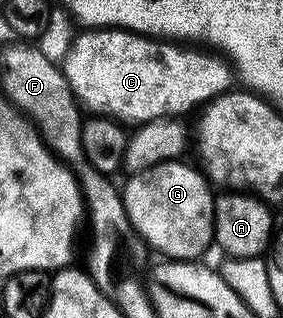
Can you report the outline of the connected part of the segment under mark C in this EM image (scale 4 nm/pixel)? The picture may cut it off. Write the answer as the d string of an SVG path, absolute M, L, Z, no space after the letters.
M84 29L81 32L64 55L62 70L77 104L93 116L114 119L124 125L129 125L128 123L139 125L155 119L180 117L176 115L184 115L192 110L195 112L201 105L218 95L223 95L233 86L234 72L219 54L209 53L204 49L179 51L176 48L179 46L175 42L157 42L149 36L138 35L134 31Z

